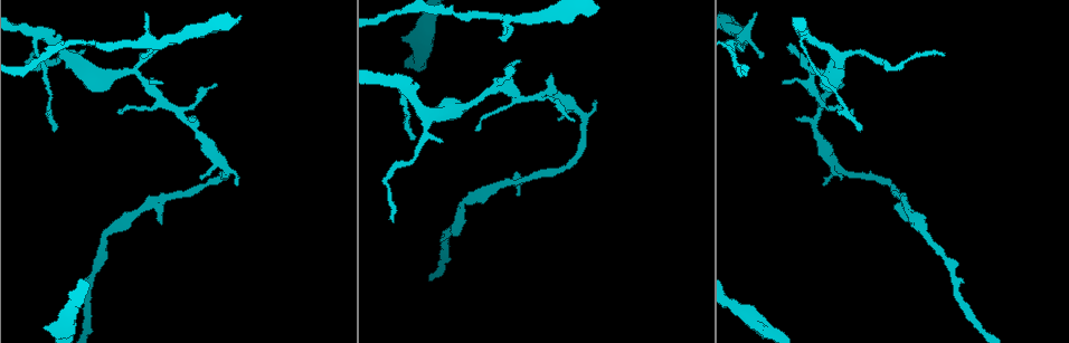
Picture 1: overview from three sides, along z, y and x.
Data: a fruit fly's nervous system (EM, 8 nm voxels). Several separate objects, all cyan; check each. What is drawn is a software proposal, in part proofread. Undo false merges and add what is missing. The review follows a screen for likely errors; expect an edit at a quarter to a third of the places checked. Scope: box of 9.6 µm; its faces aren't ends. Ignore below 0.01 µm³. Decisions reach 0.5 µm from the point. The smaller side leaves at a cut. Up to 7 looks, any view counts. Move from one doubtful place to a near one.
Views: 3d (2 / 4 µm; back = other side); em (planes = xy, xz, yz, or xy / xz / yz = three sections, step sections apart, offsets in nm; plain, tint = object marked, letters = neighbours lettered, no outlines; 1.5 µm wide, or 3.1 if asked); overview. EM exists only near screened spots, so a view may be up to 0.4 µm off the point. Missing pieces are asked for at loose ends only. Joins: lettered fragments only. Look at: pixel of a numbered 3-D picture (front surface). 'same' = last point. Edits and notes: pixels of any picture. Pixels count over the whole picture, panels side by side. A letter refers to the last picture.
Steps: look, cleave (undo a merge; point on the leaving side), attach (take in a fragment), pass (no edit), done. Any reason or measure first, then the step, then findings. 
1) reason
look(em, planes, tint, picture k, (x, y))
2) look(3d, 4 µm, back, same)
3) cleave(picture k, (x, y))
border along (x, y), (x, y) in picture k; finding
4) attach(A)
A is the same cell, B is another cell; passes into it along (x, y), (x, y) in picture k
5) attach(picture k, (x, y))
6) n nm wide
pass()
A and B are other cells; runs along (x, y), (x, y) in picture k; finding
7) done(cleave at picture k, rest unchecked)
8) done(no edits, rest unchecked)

thin end
look(em, planes, letters, picture 1, (761, 54))

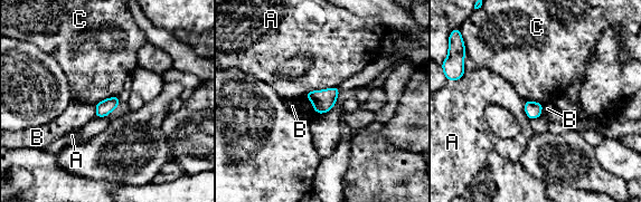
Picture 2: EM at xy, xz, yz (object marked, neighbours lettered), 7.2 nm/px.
pass()
A, B and C are other cells; border along (116, 95), (104, 98), (95, 105) in picture 2; no lettered fragment goes on from it

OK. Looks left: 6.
free end
look(3d, 4 µm, picture 1, (840, 179))

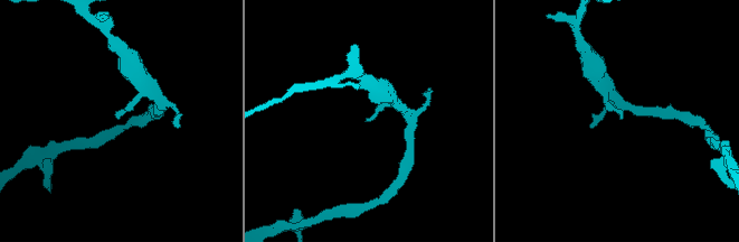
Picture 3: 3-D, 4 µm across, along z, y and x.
now the EM
look(em, xz, step 8, letters, picture 3, (367, 121))

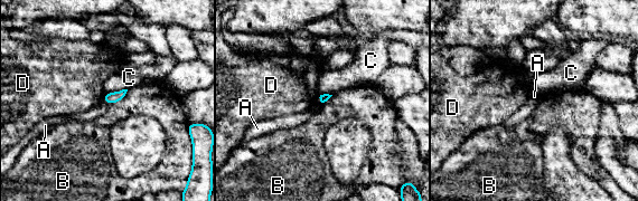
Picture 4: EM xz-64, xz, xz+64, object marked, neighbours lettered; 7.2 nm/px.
pass()
A, B, C and D are other cells; border along (128, 89), (120, 99), (110, 104) in picture 4; none of them fits

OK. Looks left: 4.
look(3d, 4 µm, back, picture 1, (45, 326))

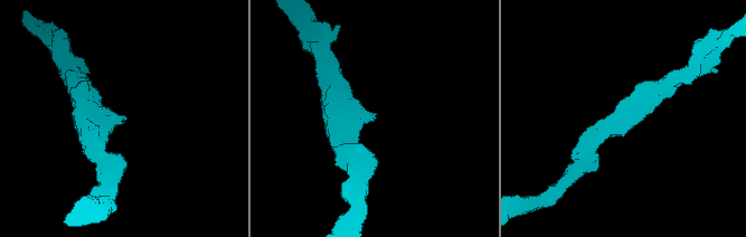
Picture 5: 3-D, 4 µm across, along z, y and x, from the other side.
look(em, yz, step 8, tint, picture 5, (375, 117))

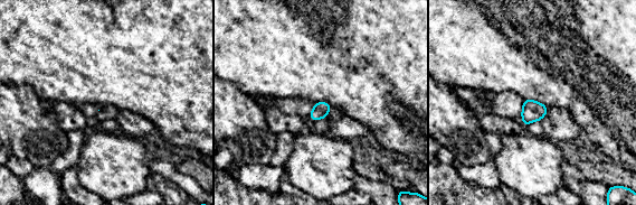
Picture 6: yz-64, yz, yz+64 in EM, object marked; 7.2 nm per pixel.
look(em, planes, letters, same)

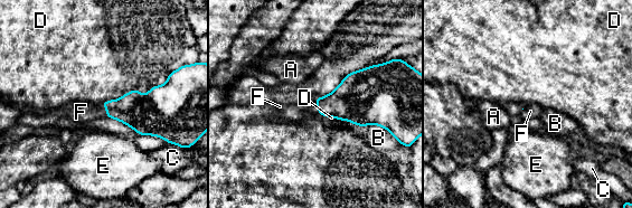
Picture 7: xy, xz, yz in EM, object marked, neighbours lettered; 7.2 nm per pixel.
attach(F)
F is the same cell, A, B, C, D and E are other cells; the cell continues

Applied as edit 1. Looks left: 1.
done(attach at picture 7, rest unchecked)

